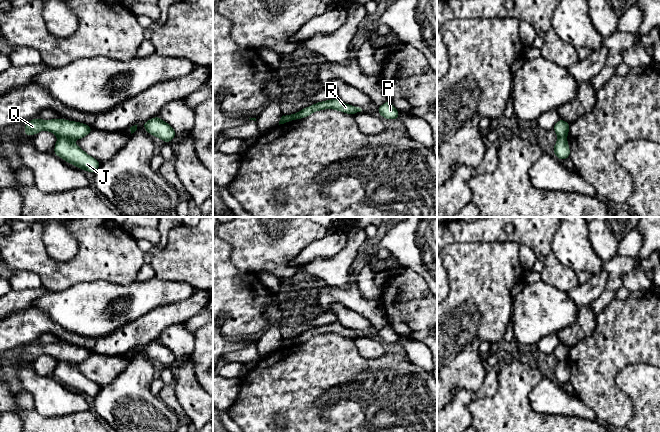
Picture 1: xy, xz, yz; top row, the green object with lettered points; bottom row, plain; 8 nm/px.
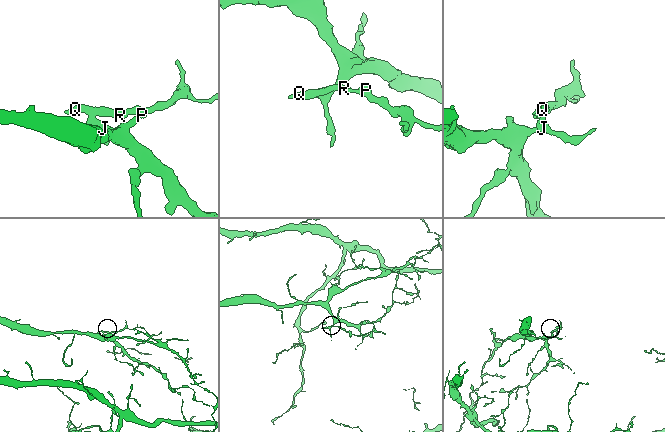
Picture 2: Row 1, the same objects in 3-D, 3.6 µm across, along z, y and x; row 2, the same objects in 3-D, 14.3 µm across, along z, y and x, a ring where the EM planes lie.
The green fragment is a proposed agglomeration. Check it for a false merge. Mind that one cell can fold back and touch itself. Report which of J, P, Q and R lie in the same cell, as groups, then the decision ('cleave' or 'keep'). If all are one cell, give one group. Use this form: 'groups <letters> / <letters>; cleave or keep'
groups J / P Q R; cleave

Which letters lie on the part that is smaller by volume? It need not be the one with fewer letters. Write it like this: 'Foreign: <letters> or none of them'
Foreign: P, Q, R

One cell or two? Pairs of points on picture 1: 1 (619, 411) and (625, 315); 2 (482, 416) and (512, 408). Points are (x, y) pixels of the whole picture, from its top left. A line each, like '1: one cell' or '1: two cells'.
1: one cell
2: one cell

